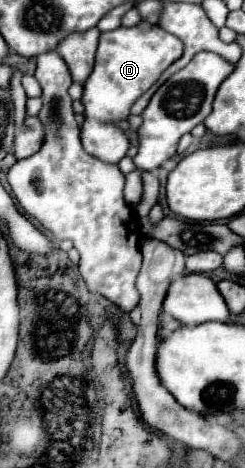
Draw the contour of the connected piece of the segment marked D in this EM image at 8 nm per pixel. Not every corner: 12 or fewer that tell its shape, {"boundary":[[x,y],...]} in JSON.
{"boundary":[[147,21],[101,33],[83,85],[89,155],[113,165],[129,139],[113,121],[181,57]]}

